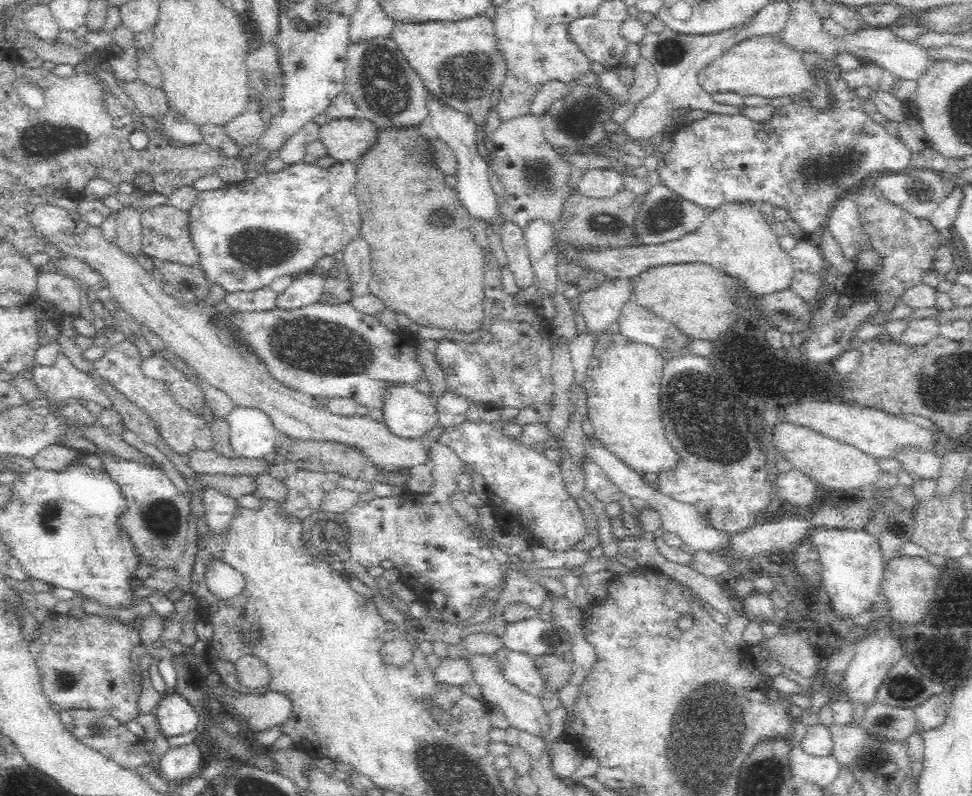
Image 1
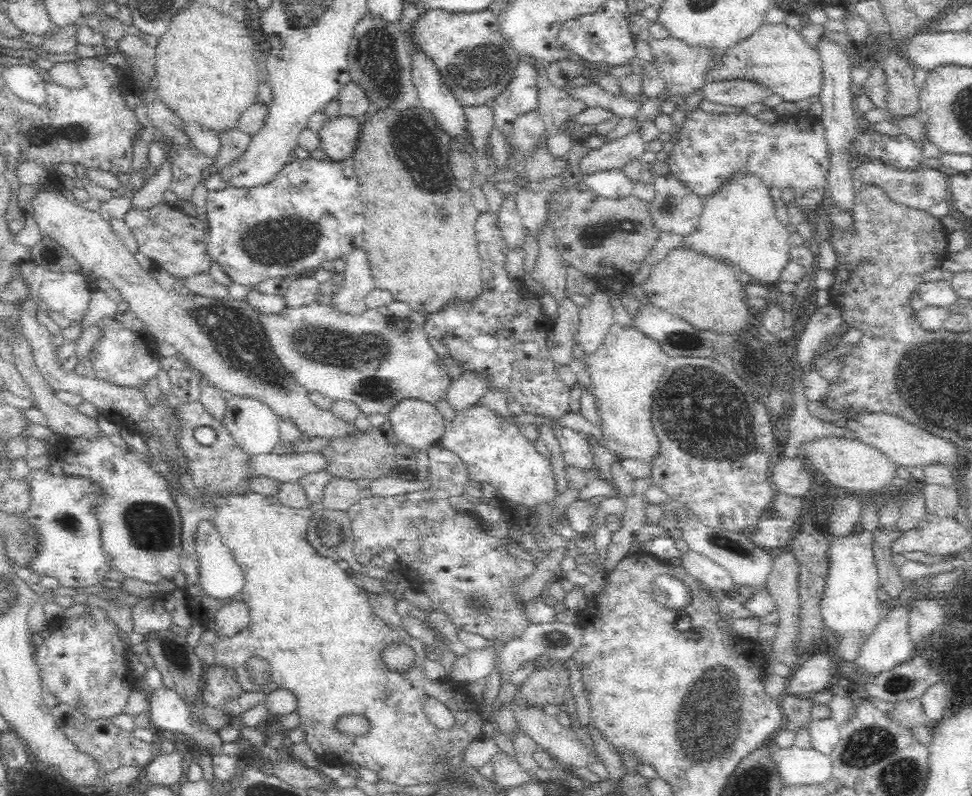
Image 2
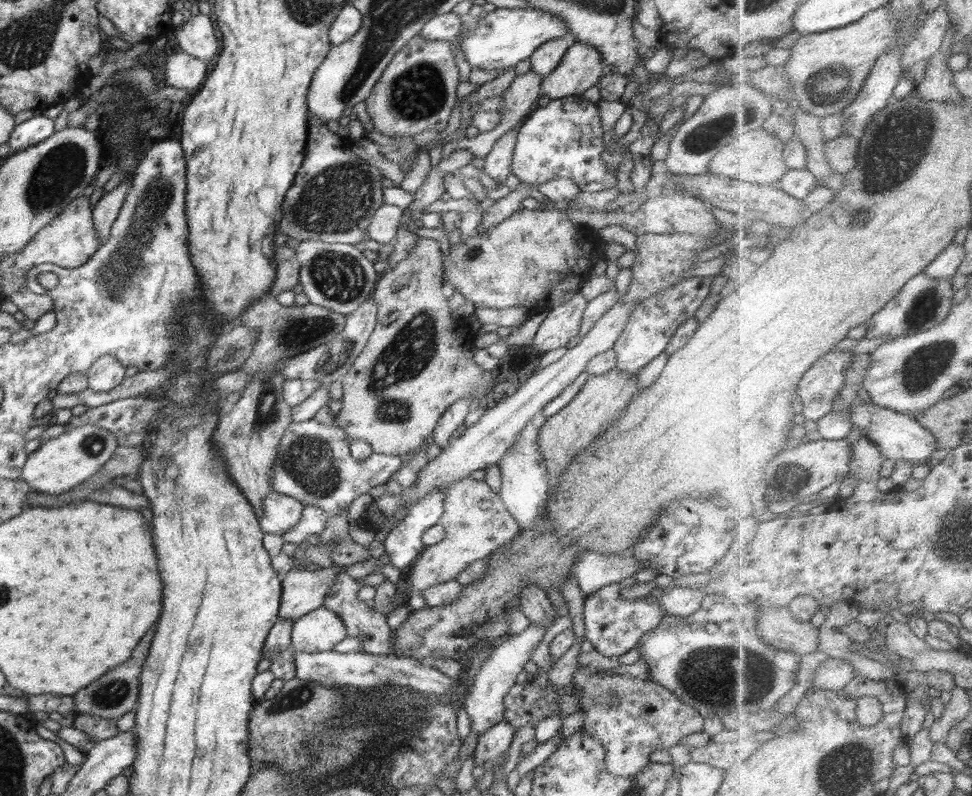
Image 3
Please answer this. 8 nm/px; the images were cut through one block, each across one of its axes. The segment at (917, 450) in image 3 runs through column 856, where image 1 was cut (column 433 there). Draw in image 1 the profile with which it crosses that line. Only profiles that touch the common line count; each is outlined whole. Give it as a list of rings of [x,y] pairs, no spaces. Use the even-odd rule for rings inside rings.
[[[386,382],[380,420],[398,436],[422,437],[436,424],[435,399],[420,392],[414,383]]]

